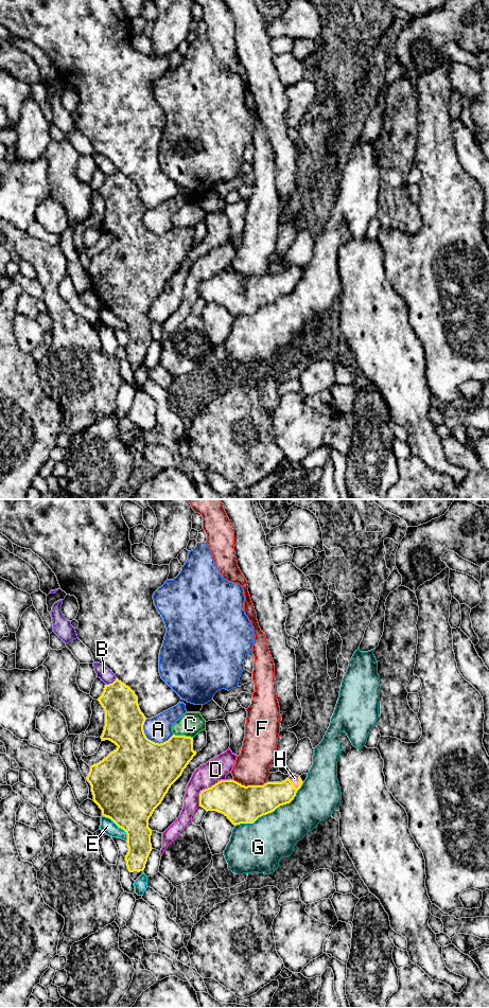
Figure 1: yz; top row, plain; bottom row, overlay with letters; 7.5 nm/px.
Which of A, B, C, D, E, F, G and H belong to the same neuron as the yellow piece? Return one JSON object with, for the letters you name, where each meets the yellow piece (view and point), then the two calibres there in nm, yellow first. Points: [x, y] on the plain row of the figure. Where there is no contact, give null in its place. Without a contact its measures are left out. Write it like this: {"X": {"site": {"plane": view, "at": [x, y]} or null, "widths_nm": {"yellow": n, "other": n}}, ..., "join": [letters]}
{"H": {"site": {"plane": "yz", "at": [293, 276]}, "widths_nm": {"yellow": 220, "other": 70}}, "join": ["H"]}

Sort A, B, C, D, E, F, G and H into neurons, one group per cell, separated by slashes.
A / B / C / D / E / F / G / H

